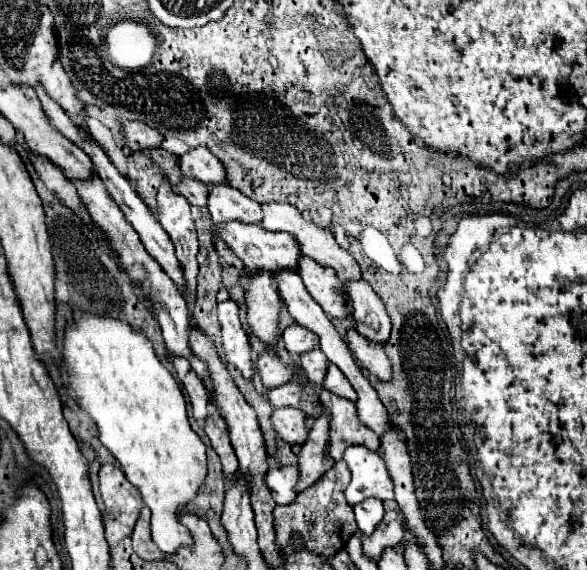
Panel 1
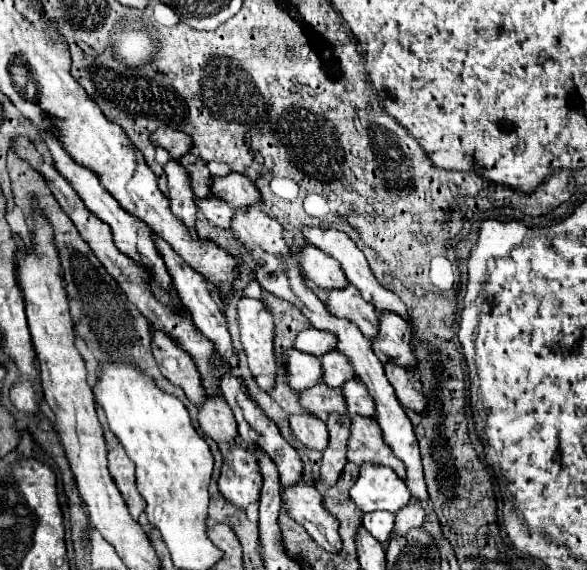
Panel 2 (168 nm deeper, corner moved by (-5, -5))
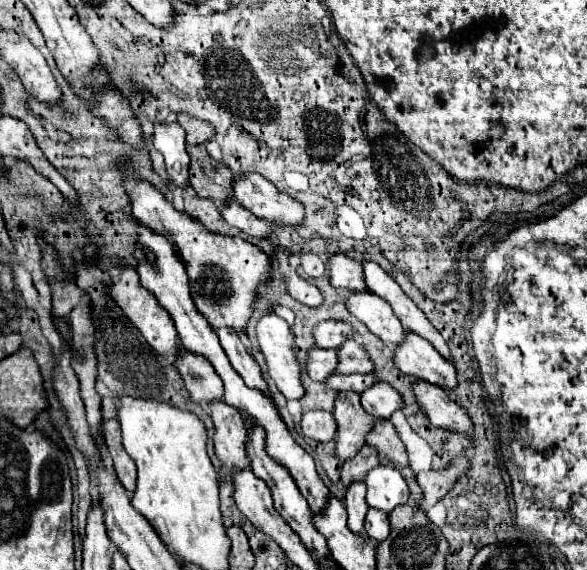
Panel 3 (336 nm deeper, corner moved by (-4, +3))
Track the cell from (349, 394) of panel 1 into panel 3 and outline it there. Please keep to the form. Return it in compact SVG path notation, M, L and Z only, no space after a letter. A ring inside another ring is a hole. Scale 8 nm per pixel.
M377 381L361 393L361 405L375 419L389 419L391 413L403 405L403 401L391 385Z

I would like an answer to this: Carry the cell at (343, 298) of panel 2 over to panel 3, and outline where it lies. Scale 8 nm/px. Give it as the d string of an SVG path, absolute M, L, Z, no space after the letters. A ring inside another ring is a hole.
M353 291L345 301L351 315L363 321L371 333L385 343L399 343L403 339L403 325L393 315L391 307L371 291Z

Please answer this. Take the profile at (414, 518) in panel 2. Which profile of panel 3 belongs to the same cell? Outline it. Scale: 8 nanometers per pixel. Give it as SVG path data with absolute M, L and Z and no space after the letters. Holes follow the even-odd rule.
M457 457L455 463L451 463L445 471L425 471L417 475L417 483L423 491L423 499L419 503L415 503L417 509L427 511L429 507L433 507L451 487L453 483L459 479L459 475L465 471L465 467L469 465L467 459Z

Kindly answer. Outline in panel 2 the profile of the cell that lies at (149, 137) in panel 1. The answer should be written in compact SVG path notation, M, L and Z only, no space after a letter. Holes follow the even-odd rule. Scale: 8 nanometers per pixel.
M172 127L158 129L156 133L152 133L152 141L156 145L162 145L174 159L180 159L184 153L188 153L192 149L192 137L188 137L182 131L176 131Z

